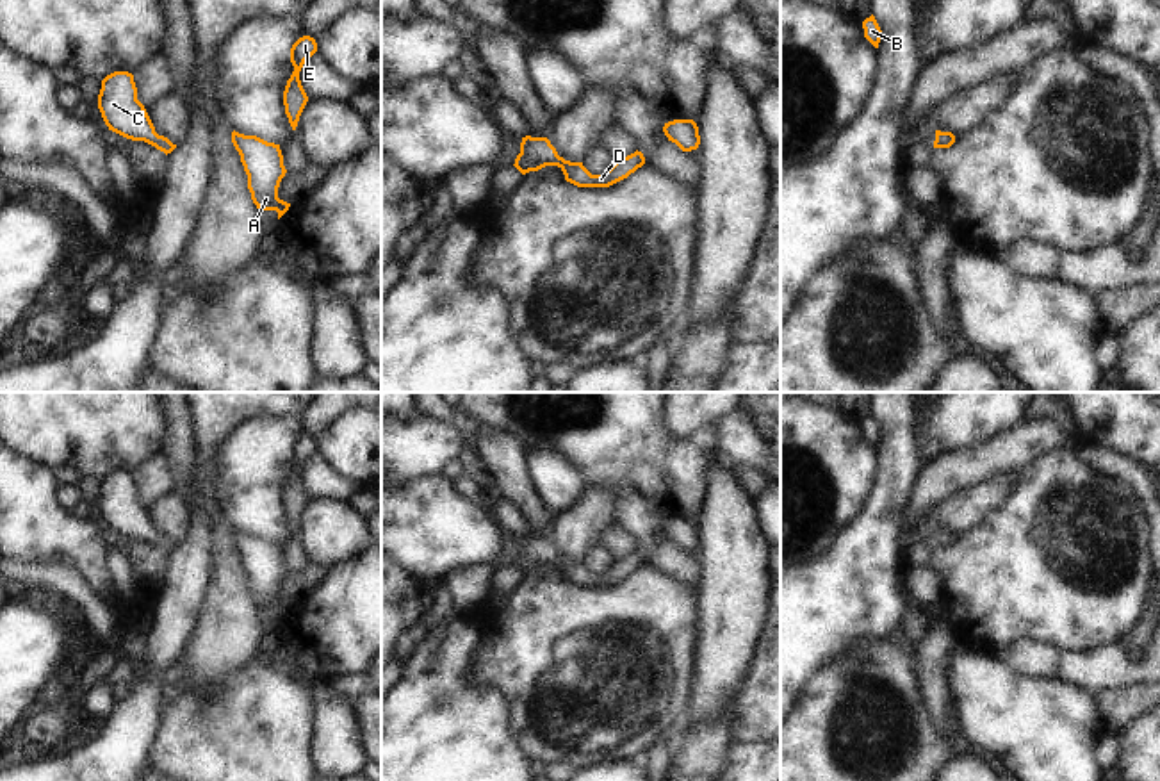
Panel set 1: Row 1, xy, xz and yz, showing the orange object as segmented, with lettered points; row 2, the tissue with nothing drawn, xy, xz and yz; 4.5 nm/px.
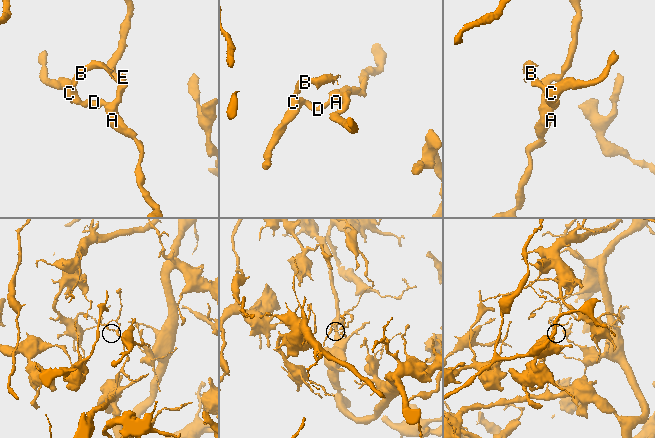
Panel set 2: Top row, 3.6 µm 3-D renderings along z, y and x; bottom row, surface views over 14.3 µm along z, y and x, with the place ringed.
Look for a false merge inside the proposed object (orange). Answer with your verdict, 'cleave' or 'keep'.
keep

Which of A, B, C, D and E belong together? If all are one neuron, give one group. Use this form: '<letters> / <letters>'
A B C D E

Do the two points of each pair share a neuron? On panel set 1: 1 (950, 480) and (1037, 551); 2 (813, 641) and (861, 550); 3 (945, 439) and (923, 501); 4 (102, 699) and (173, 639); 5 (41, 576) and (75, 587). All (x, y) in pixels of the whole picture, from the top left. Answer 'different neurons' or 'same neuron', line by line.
1: different neurons
2: same neuron
3: different neurons
4: different neurons
5: same neuron

